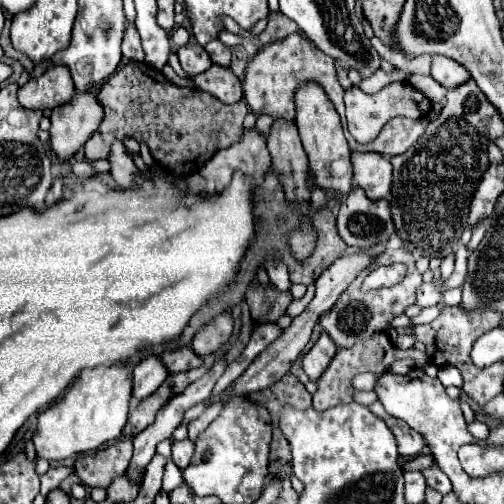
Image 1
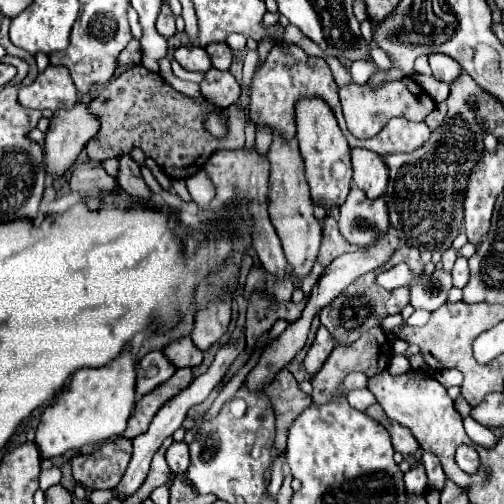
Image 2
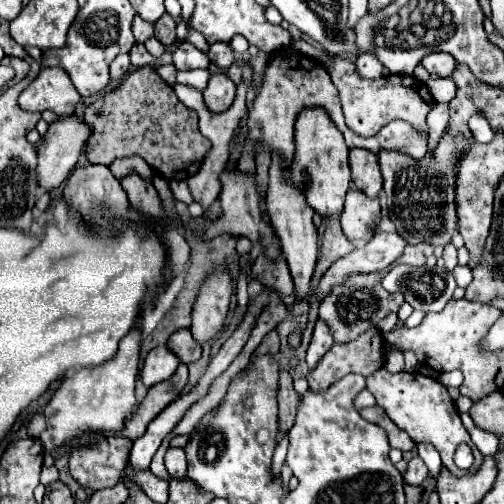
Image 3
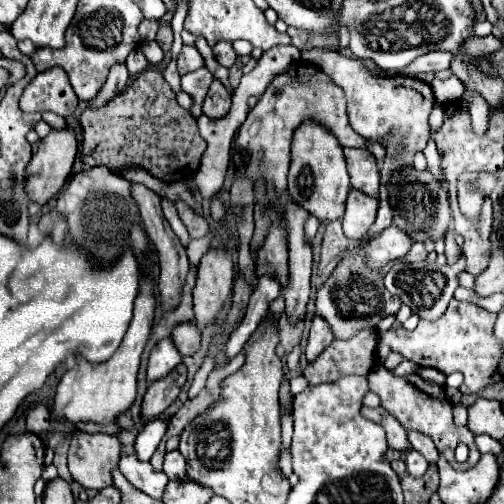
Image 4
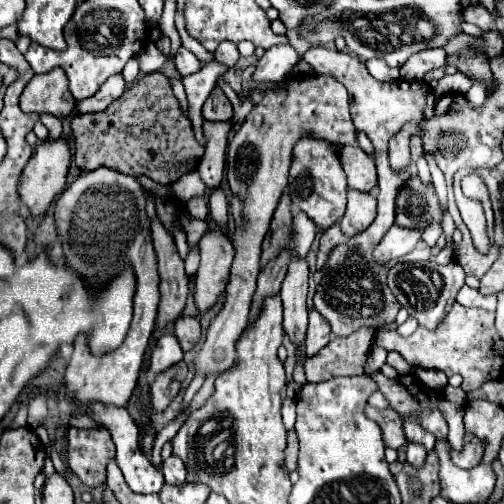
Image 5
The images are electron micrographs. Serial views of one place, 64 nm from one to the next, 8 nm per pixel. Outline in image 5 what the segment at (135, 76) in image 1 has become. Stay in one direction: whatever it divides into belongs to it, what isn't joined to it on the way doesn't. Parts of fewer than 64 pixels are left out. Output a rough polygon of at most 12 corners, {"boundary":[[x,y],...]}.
{"boundary":[[162,72],[74,116],[74,162],[170,186],[204,152]]}

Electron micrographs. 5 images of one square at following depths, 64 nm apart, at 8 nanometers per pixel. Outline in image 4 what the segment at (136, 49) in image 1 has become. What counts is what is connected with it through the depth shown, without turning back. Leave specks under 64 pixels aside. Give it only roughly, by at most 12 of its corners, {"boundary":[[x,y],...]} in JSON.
{"boundary":[[124,64],[112,68],[88,108],[102,108],[128,84]]}

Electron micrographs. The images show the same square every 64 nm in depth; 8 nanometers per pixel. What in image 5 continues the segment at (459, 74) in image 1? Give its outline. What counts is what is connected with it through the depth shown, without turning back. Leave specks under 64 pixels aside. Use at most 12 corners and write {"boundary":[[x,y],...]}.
{"boundary":[[442,48],[416,52],[400,68],[402,80],[422,82],[444,66]]}

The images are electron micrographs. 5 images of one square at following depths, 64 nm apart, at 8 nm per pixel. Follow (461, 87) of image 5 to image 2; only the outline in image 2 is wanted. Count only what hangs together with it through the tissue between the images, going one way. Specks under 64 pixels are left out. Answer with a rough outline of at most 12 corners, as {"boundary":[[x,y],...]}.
{"boundary":[[412,76],[434,102],[444,102],[450,84],[434,76]]}

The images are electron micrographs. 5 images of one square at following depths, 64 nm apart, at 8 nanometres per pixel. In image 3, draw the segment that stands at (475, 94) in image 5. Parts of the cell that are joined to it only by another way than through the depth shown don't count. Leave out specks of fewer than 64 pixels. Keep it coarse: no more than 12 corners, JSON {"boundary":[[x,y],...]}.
{"boundary":[[480,112],[468,120],[478,142],[490,142],[494,130]]}

